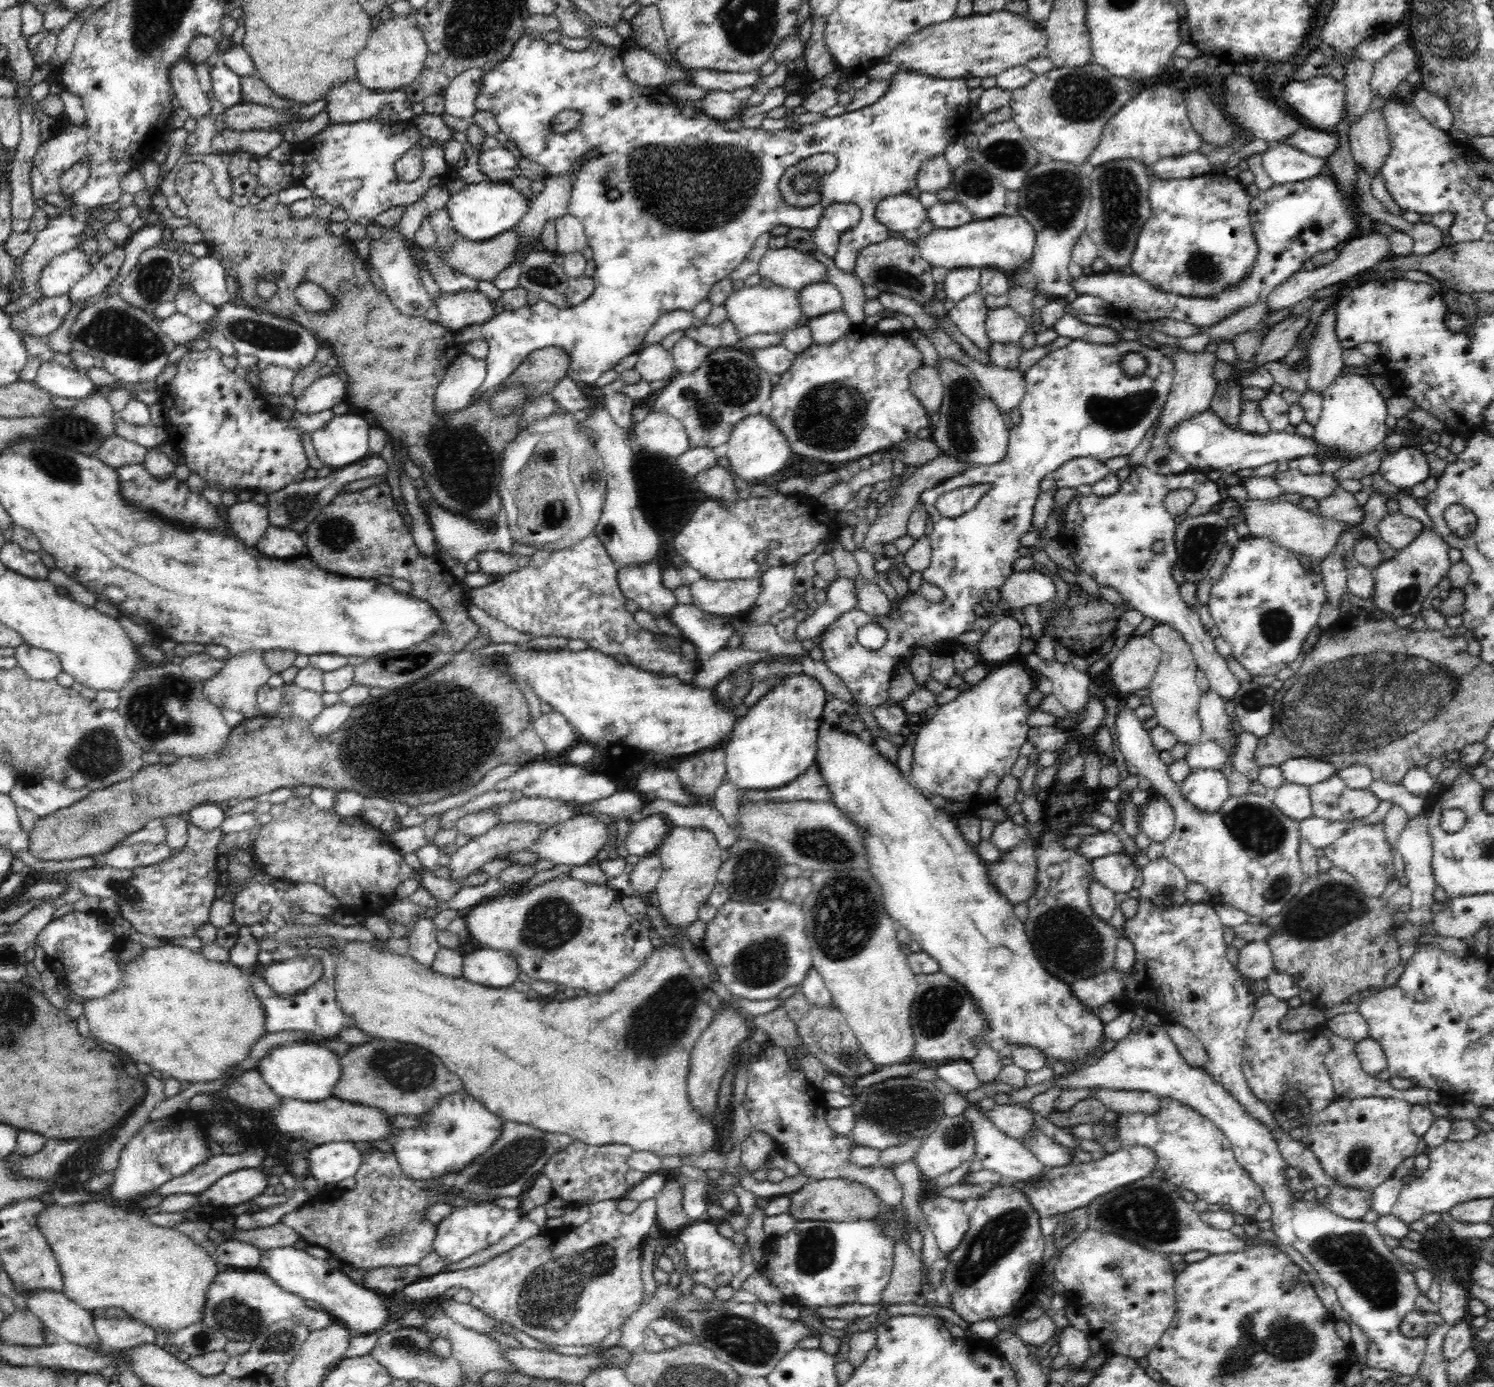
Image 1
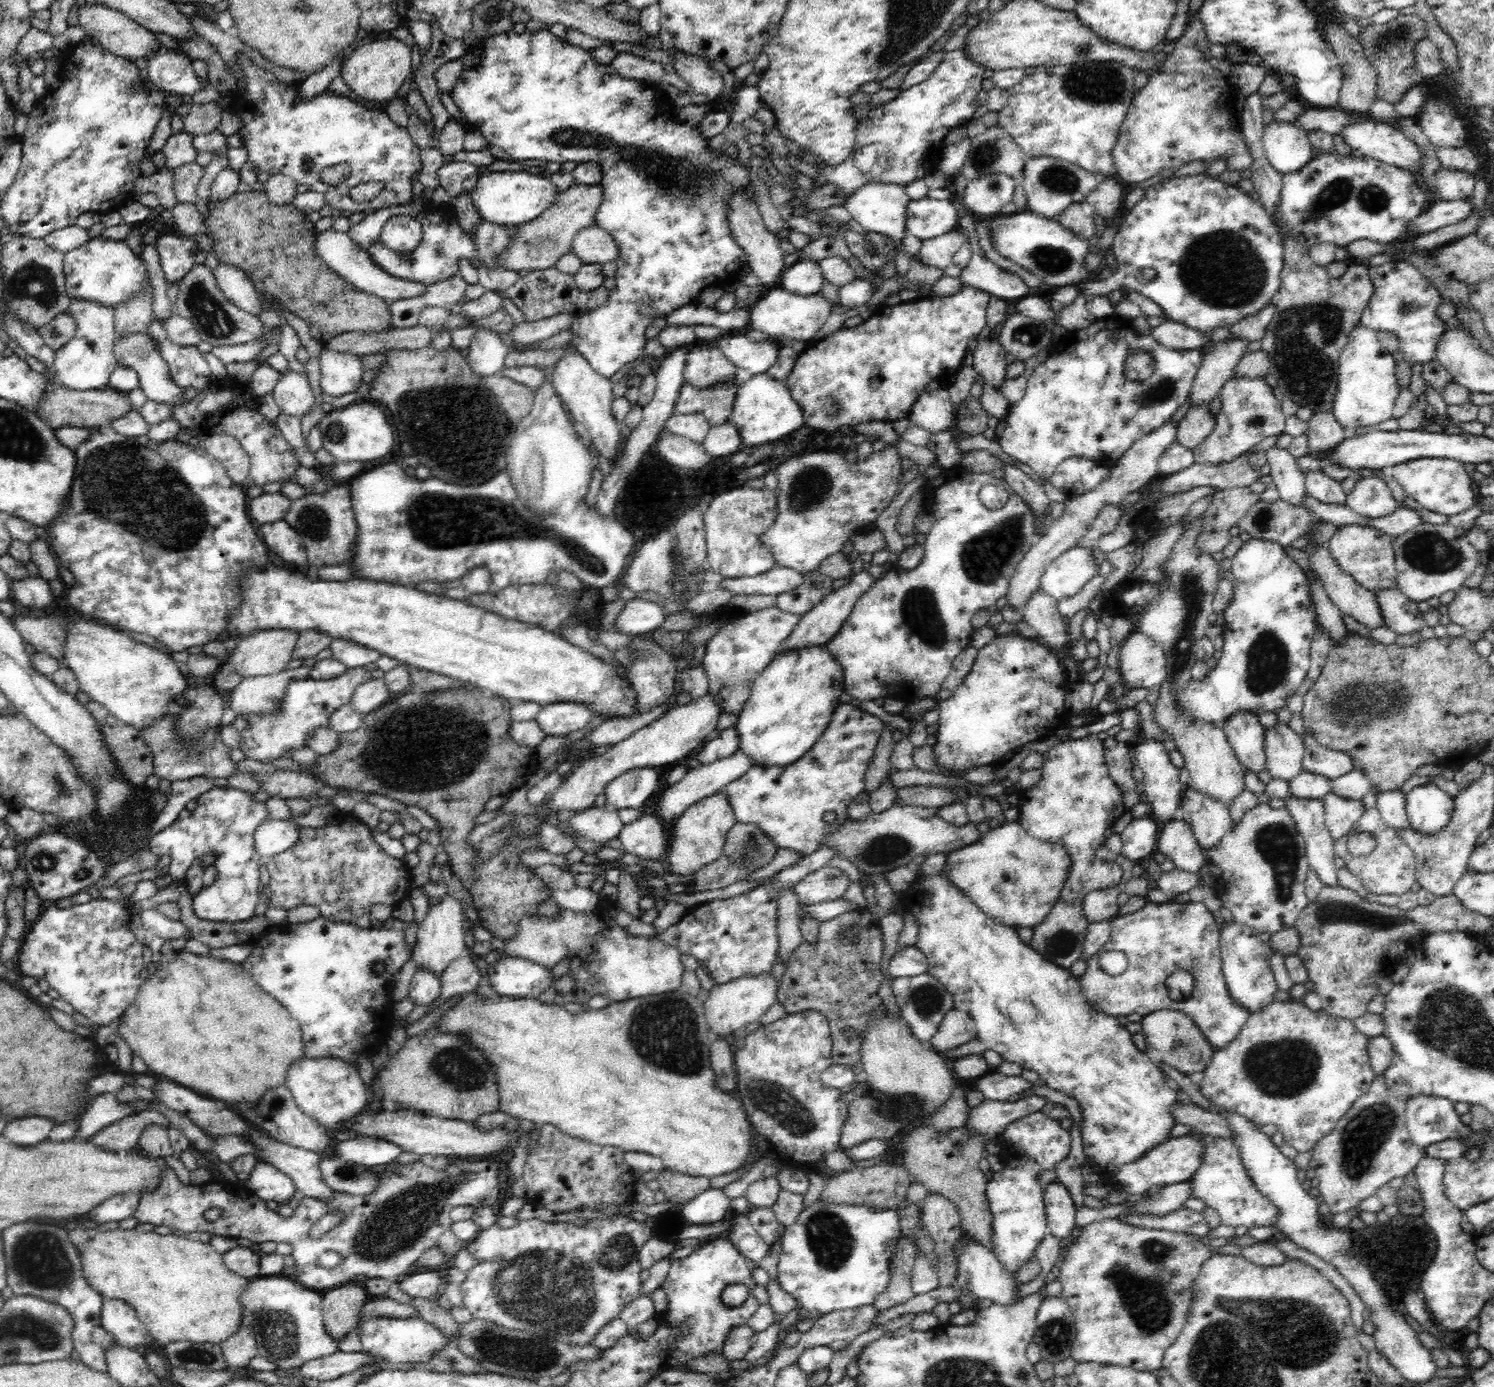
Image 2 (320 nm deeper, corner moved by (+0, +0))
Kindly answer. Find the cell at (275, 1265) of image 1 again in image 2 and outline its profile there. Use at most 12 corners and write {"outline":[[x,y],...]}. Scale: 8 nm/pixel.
{"outline":[[367,1317],[363,1350],[402,1369],[450,1343],[419,1317]]}

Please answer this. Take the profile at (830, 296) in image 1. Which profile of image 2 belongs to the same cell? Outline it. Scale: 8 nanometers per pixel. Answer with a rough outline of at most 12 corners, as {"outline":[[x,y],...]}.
{"outline":[[797,260],[778,286],[788,293],[821,293],[824,277],[815,260]]}

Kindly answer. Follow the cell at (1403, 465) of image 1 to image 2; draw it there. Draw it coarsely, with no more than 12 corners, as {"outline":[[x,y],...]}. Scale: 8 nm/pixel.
{"outline":[[1417,458],[1392,476],[1422,508],[1451,517],[1476,504],[1464,463]]}

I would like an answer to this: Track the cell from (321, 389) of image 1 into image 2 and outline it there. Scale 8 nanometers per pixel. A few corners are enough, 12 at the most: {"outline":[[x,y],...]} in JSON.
{"outline":[[320,352],[321,390],[344,396],[362,384],[360,357]]}

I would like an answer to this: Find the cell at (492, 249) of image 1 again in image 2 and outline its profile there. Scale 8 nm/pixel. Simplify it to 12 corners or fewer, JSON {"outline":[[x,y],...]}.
{"outline":[[574,184],[518,225],[500,268],[544,270],[595,224],[602,185]]}

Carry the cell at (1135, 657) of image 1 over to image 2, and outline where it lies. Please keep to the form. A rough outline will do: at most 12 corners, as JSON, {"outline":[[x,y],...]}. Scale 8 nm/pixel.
{"outline":[[1134,630],[1118,671],[1128,688],[1157,689],[1168,676],[1160,643]]}

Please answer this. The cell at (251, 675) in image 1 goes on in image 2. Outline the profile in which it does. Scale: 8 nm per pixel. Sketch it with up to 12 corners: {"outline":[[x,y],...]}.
{"outline":[[299,632],[240,637],[223,662],[242,677],[282,672]]}

